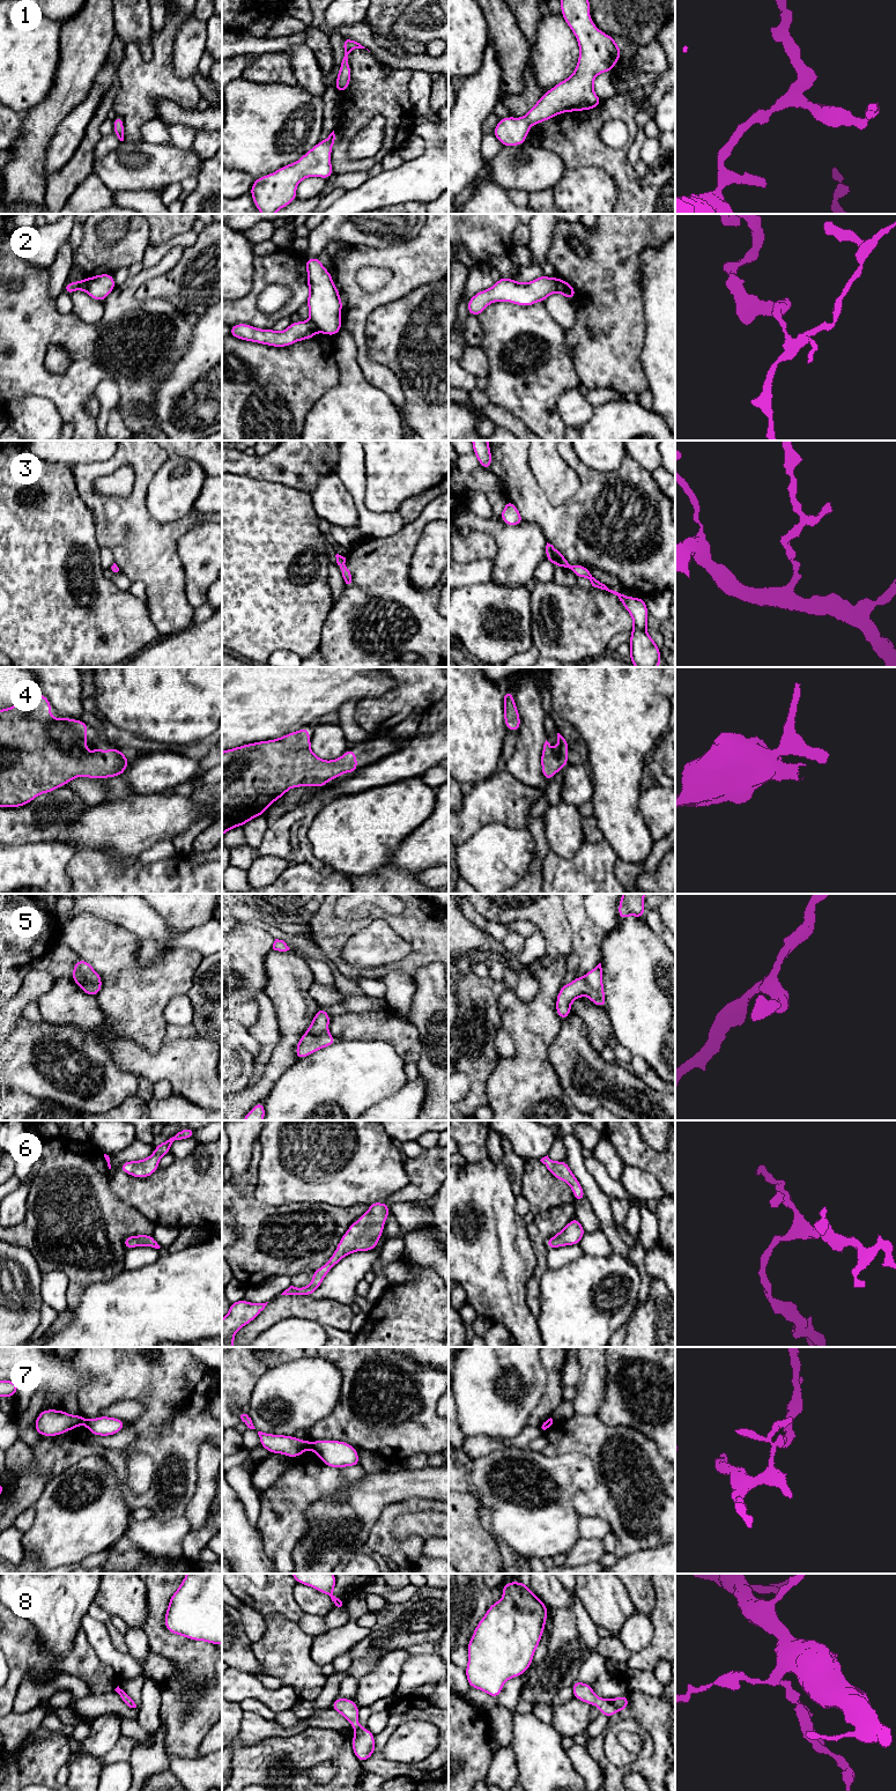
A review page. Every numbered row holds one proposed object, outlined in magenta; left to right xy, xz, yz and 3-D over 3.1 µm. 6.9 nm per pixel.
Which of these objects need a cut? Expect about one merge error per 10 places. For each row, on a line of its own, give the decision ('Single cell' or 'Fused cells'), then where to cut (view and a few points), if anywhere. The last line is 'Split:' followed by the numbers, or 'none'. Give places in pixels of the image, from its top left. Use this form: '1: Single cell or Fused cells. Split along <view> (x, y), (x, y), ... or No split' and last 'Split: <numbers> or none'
1: Single cell. No split
2: Fused cells. Split along yz (557, 279), (557, 289), (560, 291)
3: Single cell. No split
4: Single cell. No split
5: Single cell. No split
6: Single cell. No split
7: Fused cells. Split along xz (310, 1442), (313, 1450)
8: Single cell. No split
Split: 2, 7

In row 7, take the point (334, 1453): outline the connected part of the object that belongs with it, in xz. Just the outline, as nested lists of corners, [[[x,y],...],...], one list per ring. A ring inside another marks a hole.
[[[314,1441],[311,1444],[320,1460],[329,1467],[360,1466],[356,1448],[346,1442]]]

